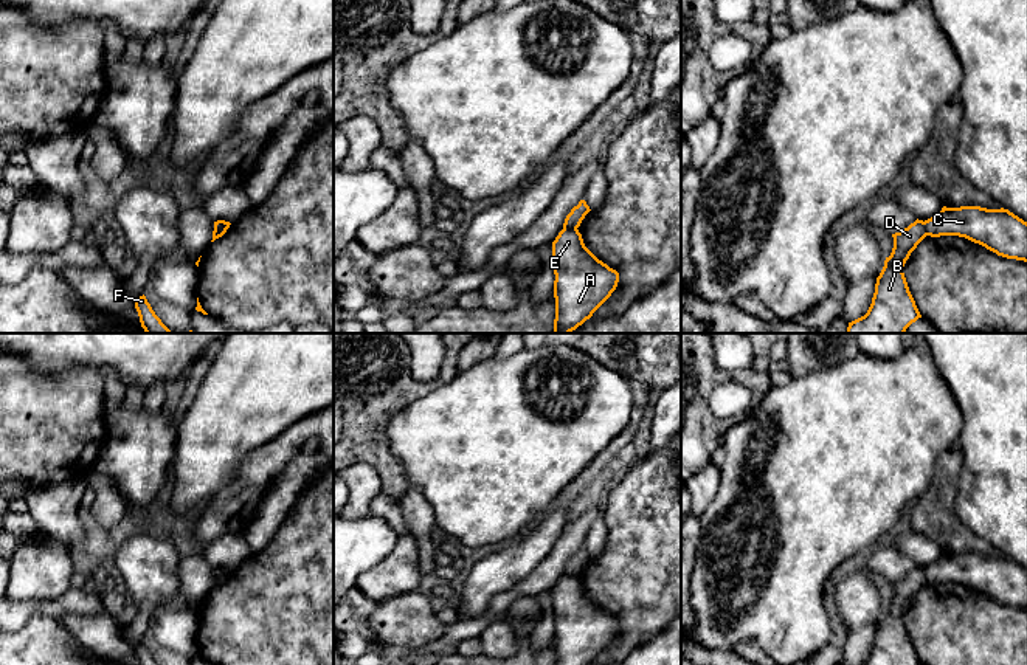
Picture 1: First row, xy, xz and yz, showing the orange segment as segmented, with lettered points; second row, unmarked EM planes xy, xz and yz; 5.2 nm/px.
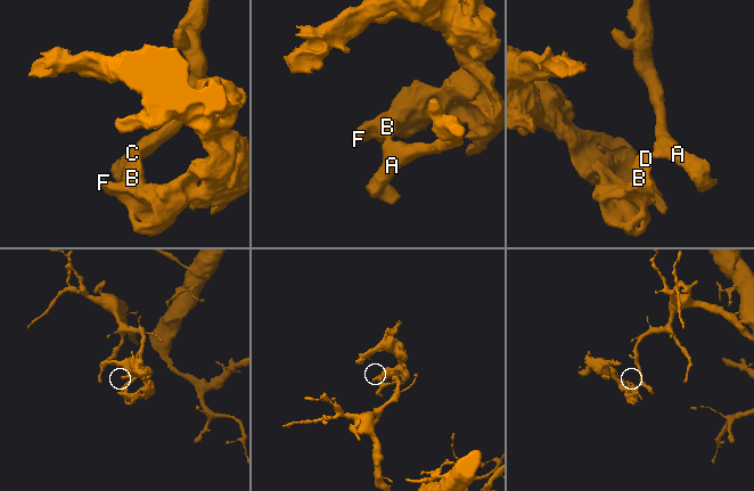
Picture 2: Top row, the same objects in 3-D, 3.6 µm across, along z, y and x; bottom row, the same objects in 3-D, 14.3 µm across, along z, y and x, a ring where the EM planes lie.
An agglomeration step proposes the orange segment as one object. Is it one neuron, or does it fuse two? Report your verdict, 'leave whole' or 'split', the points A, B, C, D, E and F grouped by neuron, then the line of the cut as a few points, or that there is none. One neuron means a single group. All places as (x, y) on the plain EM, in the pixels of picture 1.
split | A C E / B D F | xz (563, 575), (576, 577)

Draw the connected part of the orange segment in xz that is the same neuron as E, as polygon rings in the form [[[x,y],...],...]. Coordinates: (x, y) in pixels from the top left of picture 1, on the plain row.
[[[562,577],[552,589],[555,665],[591,665],[611,643],[619,620],[599,608],[583,591],[579,577]]]

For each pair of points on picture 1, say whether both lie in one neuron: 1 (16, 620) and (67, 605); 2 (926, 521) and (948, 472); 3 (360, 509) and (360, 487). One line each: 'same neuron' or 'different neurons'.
1: same neuron
2: same neuron
3: same neuron

